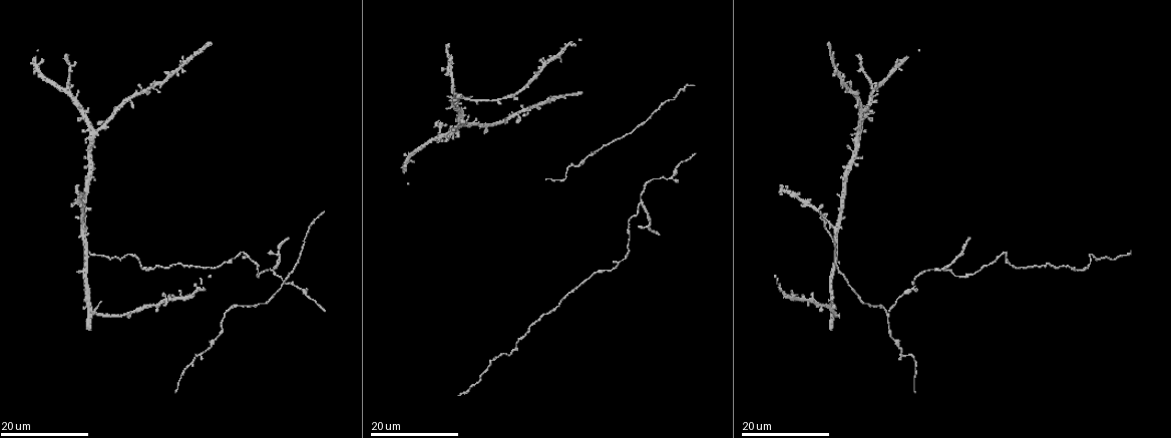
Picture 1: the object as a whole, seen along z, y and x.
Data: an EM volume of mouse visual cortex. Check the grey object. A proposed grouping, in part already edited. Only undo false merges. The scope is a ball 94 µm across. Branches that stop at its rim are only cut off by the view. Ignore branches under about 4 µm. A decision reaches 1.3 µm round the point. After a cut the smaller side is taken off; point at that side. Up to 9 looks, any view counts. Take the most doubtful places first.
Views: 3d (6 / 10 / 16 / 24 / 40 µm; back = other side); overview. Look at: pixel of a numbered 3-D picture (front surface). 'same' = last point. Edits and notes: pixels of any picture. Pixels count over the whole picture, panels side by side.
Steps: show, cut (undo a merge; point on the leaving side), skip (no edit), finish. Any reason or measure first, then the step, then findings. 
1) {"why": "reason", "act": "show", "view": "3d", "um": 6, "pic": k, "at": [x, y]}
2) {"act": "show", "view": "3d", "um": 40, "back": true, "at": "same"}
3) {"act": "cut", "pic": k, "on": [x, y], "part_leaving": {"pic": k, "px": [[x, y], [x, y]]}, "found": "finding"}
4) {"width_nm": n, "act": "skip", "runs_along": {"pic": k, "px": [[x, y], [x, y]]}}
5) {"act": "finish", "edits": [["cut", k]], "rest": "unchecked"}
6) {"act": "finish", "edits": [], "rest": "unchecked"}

{"why": "a fork", "act": "show", "view": "3d", "um": 24, "pic": 1, "at": [639, 201]}

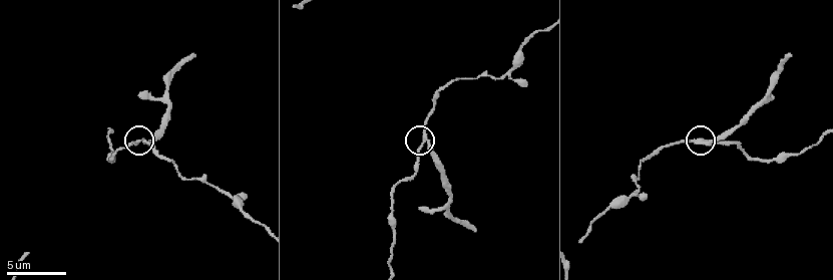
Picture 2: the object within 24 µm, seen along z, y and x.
{"act": "show", "view": "3d", "um": 6, "pic": 2, "at": [424, 143]}

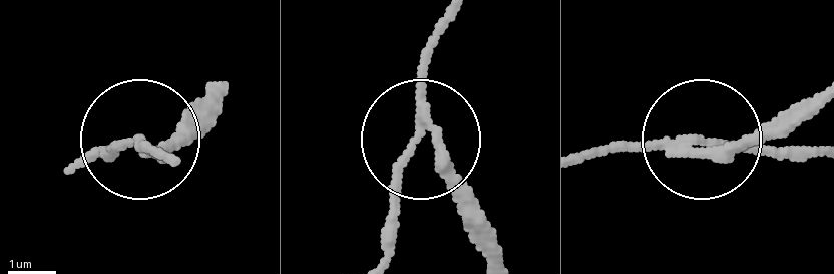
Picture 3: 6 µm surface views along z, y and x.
{"side_arm_um": 13, "act": "cut", "pic": 3, "on": [459, 176], "part_leaving": {"pic": 3, "px": [[424, 122], [488, 263]]}, "found": "two neurons meet here"}

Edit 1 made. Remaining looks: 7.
{"why": "thick turns thin", "act": "show", "view": "3d", "um": 16, "pic": 2, "at": [628, 199]}

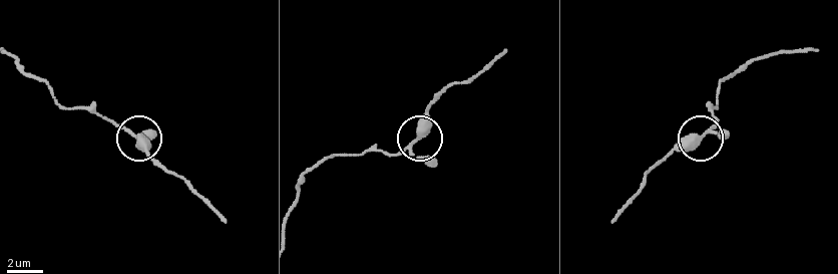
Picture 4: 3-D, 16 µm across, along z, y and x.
{"why": "other side", "act": "show", "view": "3d", "um": 16, "back": true, "pic": 4, "at": [701, 135]}

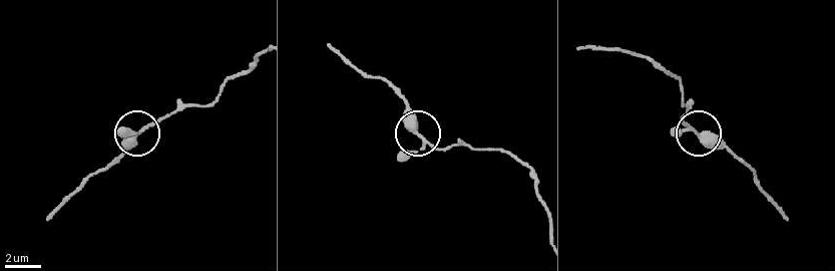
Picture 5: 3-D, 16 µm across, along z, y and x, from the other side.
{"act": "skip", "found": "continuous, no second neuron"}

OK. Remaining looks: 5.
{"why": "two arms in line, one across", "act": "show", "view": "3d", "um": 16, "pic": 1, "at": [900, 352]}

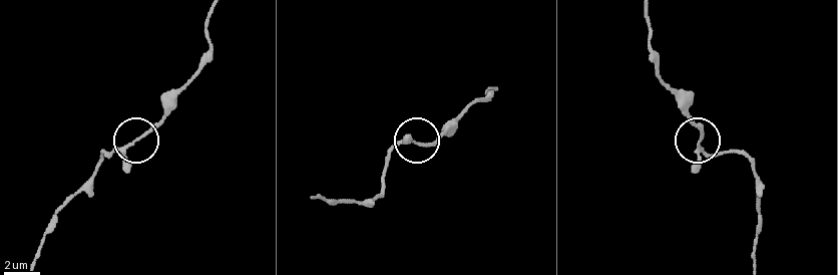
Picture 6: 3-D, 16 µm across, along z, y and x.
{"act": "show", "view": "3d", "um": 6, "pic": 6, "at": [133, 141]}

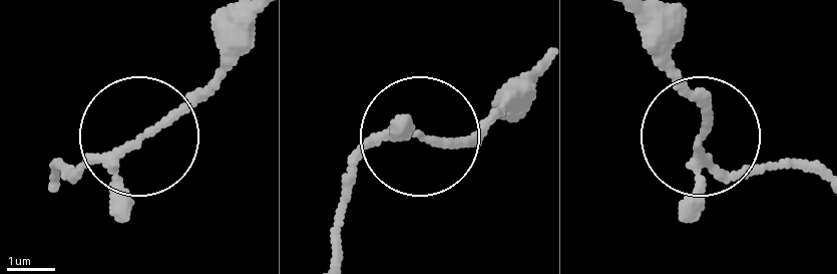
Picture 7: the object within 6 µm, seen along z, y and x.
{"arms": 3, "act": "skip", "runs_along": {"pic": 7, "px": [[637, 13], [697, 92], [705, 149], [736, 169], [768, 169]]}, "found": "all the same neuron"}

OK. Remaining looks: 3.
{"why": "four-way junction", "act": "show", "view": "3d", "um": 24, "pic": 1, "at": [66, 87]}

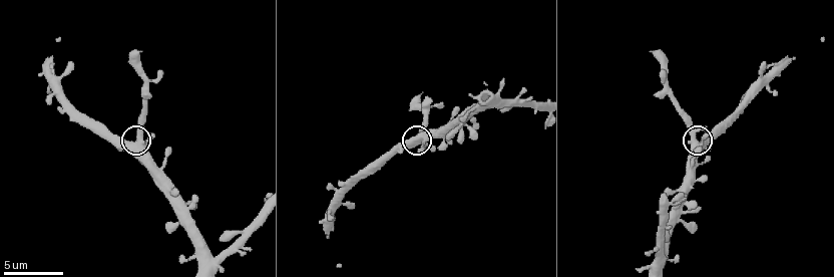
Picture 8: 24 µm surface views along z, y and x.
{"act": "show", "view": "3d", "um": 6, "pic": 8, "at": [136, 145]}

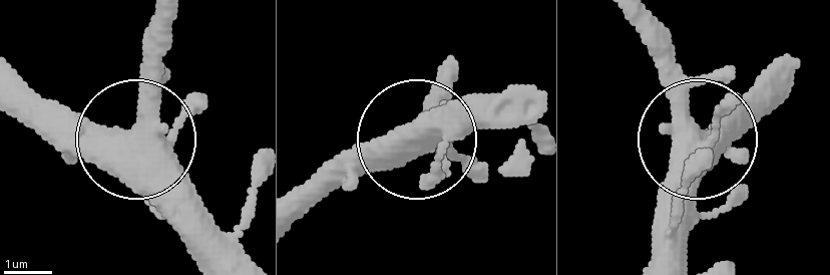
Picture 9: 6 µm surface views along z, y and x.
{"act": "skip", "found": "continuous, no second neuron"}

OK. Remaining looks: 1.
{"act": "finish", "edits": [["cut", 3]], "rest": "unchecked"}

